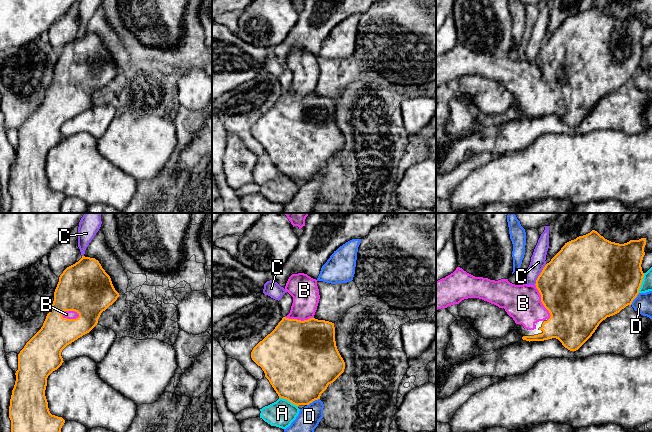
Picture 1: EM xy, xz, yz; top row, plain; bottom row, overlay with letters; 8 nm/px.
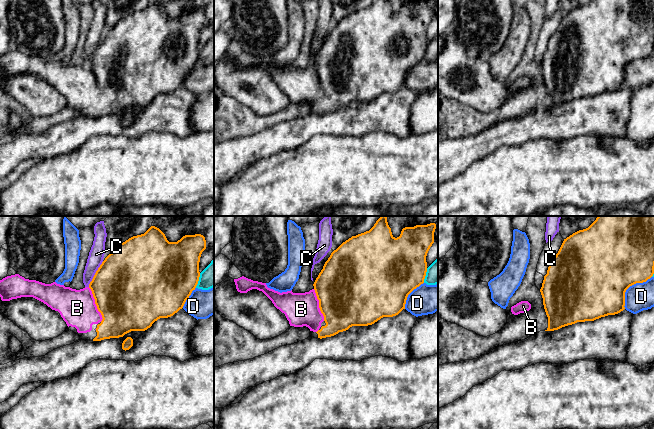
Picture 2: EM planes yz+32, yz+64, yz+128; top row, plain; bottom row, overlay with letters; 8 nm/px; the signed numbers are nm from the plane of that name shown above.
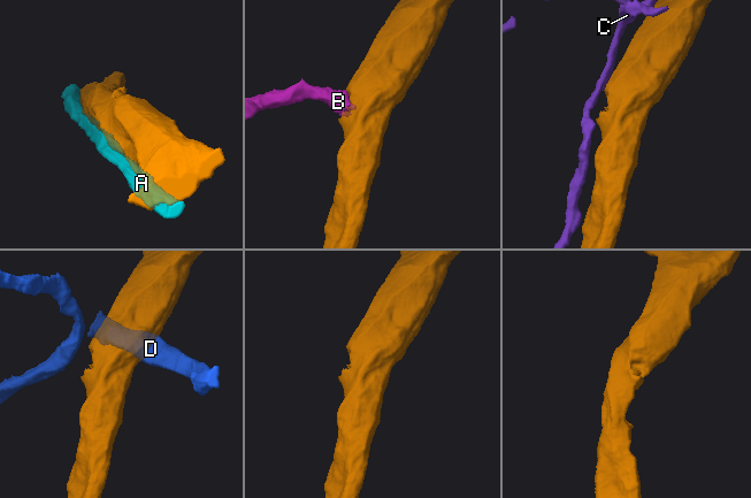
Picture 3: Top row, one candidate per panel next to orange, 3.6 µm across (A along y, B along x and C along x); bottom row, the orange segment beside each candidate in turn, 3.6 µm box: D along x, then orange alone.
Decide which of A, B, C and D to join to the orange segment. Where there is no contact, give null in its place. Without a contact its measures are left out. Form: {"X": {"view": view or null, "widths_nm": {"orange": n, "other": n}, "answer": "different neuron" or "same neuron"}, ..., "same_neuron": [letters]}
{"A": {"view": "yz", "widths_nm": {"orange": 500, "other": 90}, "answer": "different neuron"}, "B": {"view": "xy", "widths_nm": {"orange": 420, "other": 60}, "answer": "same neuron"}, "C": {"view": "yz", "widths_nm": {"orange": 500, "other": 120}, "answer": "different neuron"}, "D": {"view": "xz", "widths_nm": {"orange": 480, "other": 180}, "answer": "different neuron"}, "same_neuron": ["B"]}

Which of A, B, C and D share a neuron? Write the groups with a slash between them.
A / B / C / D

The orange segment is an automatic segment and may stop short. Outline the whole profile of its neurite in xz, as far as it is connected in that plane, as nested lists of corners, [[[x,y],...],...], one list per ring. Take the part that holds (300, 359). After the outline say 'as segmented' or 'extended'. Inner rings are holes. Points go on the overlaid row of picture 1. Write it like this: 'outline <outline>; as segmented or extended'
outline [[[304,273],[292,274],[285,290],[293,297],[290,313],[283,317],[275,329],[253,348],[251,358],[262,368],[279,398],[286,399],[296,406],[309,405],[320,399],[328,385],[344,372],[345,362],[336,346],[334,323],[314,318],[320,299],[317,280]]]; extended

